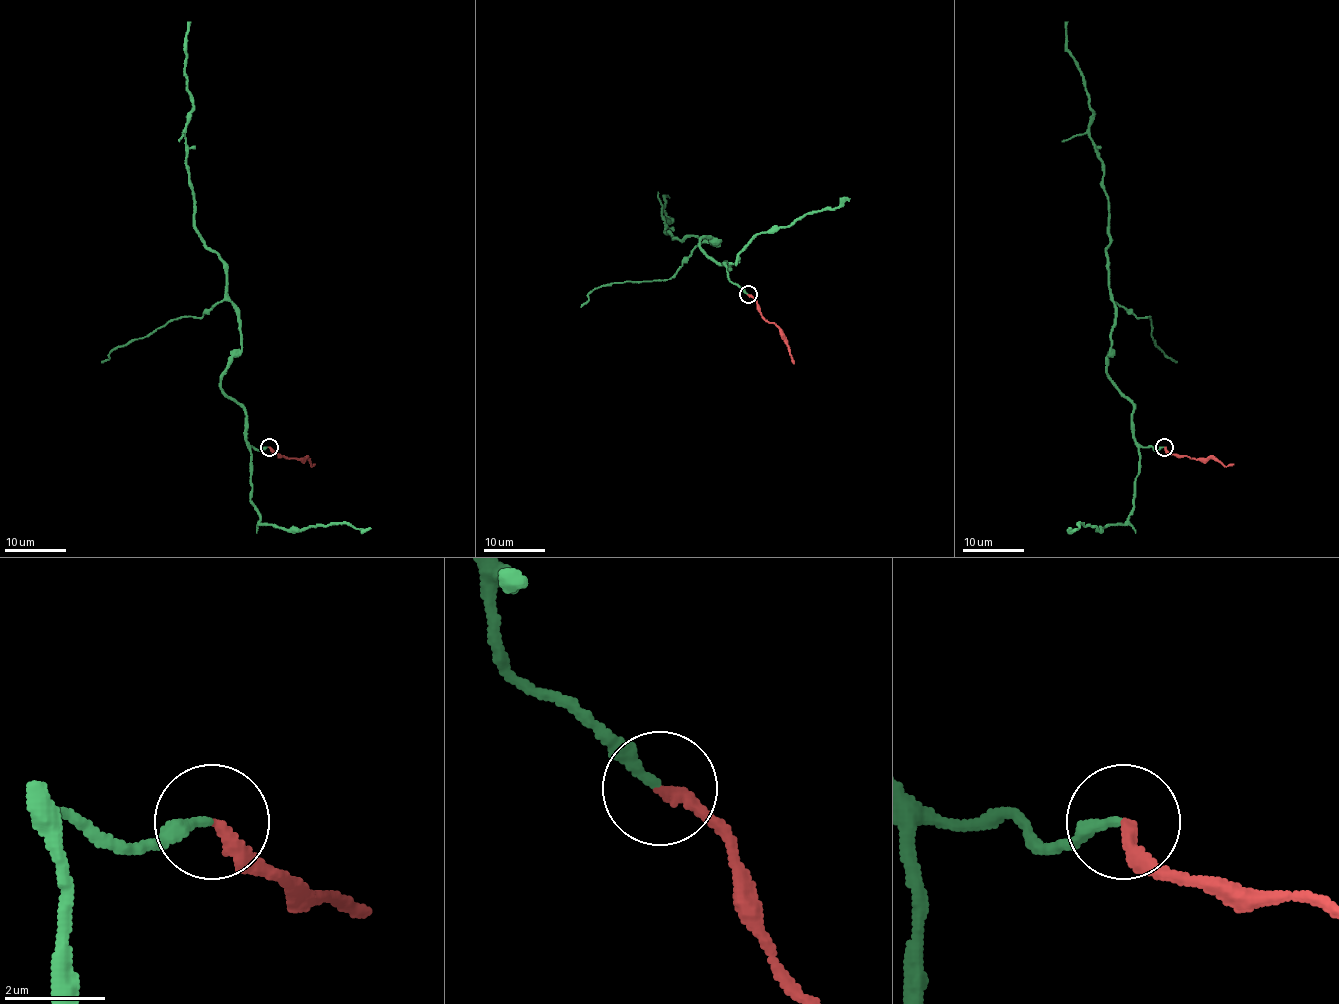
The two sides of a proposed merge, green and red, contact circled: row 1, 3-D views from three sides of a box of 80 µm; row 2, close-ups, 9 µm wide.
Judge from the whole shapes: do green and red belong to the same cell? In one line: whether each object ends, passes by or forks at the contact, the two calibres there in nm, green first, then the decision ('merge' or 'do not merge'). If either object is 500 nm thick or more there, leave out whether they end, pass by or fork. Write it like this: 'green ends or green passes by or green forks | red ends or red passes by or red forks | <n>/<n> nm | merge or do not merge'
green ends | red ends | 200/260 nm | merge

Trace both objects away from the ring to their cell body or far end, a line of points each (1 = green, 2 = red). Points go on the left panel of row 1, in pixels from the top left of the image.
1: (269, 447), (249, 447), (246, 412), (221, 389), (241, 330), (226, 263), (194, 218), (185, 137), (191, 22)
2: (269, 447), (278, 455), (306, 458), (312, 466), (315, 464)

